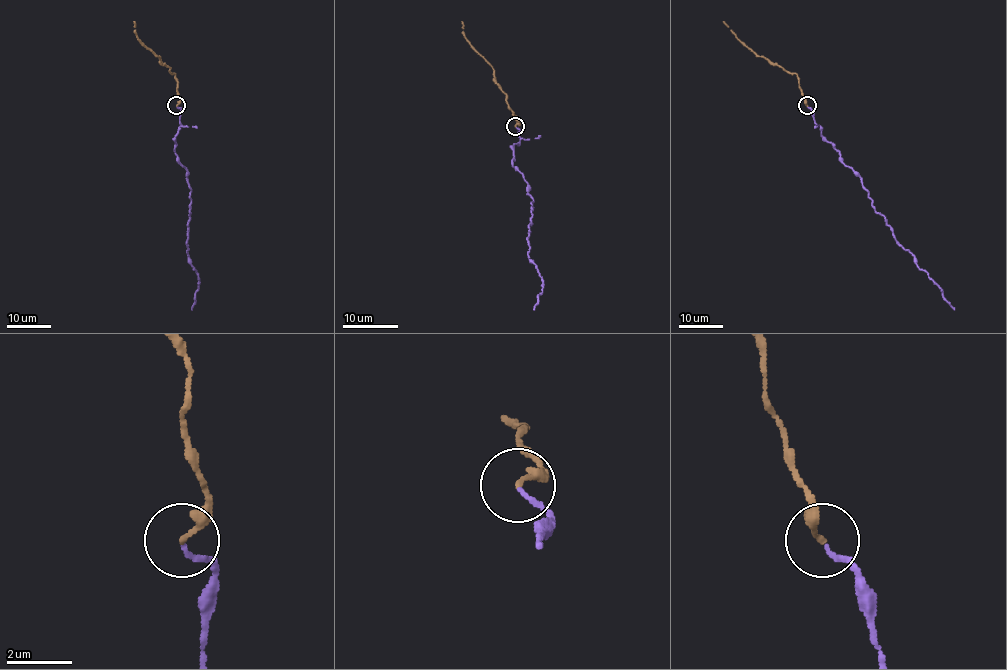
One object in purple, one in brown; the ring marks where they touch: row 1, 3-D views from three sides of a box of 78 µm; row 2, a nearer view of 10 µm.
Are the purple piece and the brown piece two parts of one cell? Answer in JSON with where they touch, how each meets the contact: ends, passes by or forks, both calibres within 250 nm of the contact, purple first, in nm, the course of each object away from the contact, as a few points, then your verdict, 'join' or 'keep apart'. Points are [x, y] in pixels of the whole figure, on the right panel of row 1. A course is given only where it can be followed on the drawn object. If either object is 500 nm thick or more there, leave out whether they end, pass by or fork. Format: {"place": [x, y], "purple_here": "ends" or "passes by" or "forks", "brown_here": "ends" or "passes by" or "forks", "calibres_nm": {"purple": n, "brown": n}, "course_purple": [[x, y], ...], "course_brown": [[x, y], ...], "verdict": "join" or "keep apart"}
{"place": [807, 105], "purple_here": "ends", "brown_here": "ends", "calibres_nm": {"purple": 130, "brown": 200}, "course_purple": [[807, 106], [821, 135], [860, 178], [875, 211], [884, 217], [895, 240], [913, 256], [954, 310]], "course_brown": [[806, 105], [796, 75], [758, 56], [723, 21]], "verdict": "join"}

